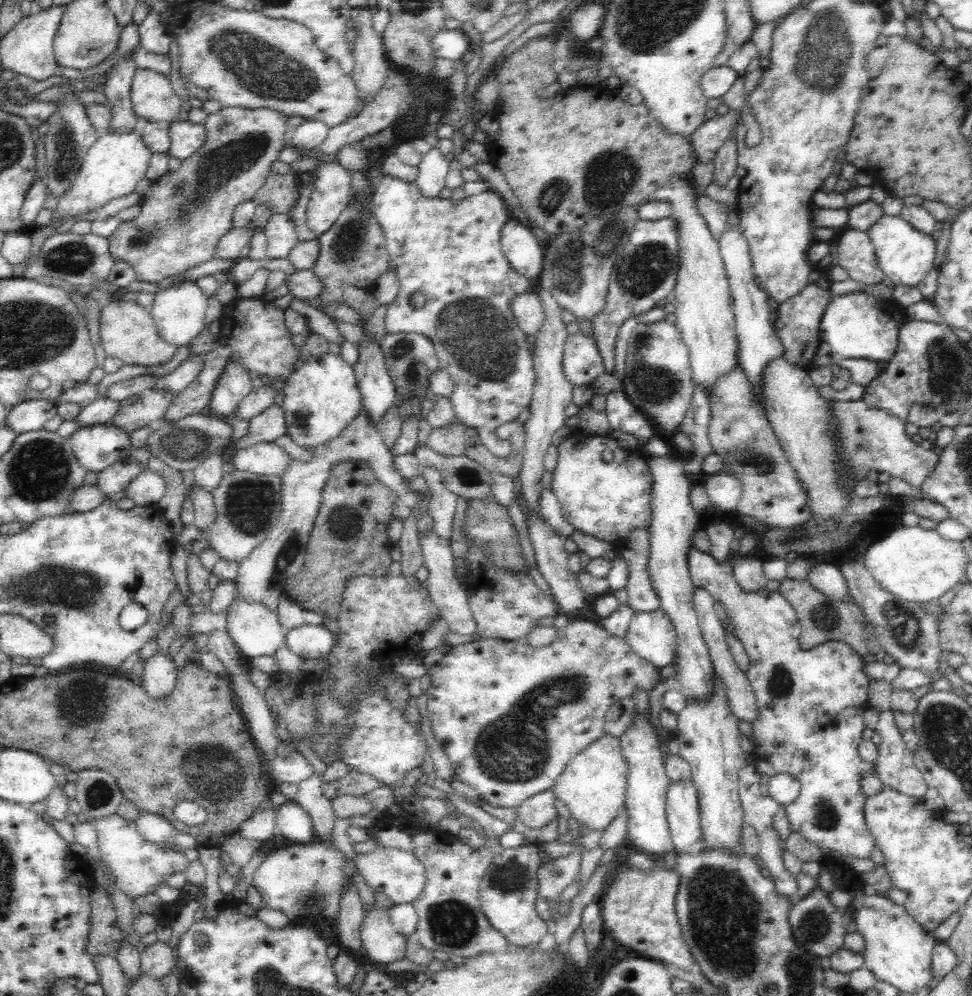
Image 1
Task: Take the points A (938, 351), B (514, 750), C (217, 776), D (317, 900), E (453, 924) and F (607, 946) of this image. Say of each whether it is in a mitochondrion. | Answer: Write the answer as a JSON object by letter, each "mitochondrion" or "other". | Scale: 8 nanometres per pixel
{"A":"mitochondrion","B":"mitochondrion","C":"mitochondrion","D":"mitochondrion","E":"mitochondrion","F":"other"}

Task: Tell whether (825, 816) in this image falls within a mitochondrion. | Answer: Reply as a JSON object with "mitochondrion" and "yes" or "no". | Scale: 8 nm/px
{"mitochondrion":"yes"}

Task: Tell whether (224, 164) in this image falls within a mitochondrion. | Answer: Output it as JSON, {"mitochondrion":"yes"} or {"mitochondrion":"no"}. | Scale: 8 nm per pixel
{"mitochondrion":"yes"}

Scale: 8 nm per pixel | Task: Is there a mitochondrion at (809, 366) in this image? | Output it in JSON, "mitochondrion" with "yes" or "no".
{"mitochondrion":"no"}

